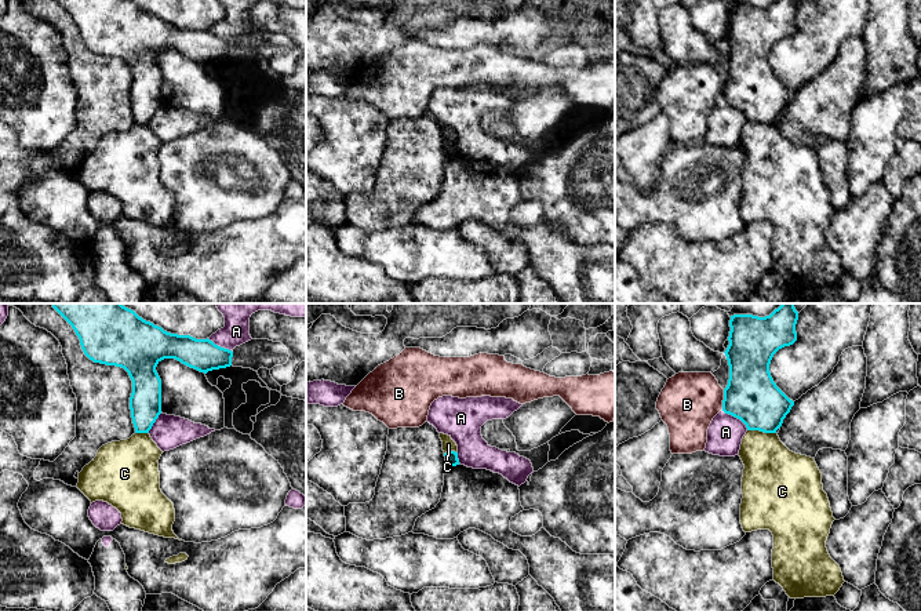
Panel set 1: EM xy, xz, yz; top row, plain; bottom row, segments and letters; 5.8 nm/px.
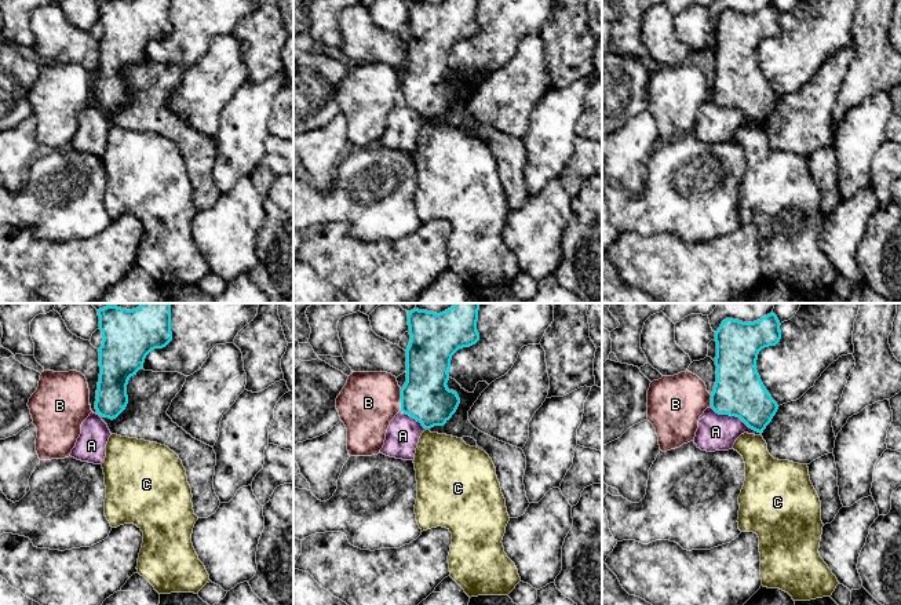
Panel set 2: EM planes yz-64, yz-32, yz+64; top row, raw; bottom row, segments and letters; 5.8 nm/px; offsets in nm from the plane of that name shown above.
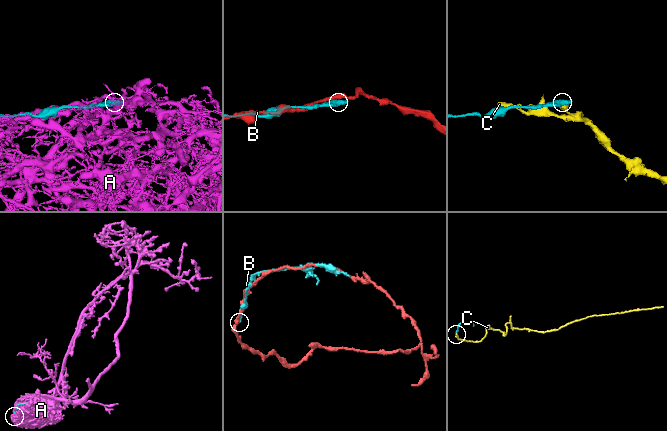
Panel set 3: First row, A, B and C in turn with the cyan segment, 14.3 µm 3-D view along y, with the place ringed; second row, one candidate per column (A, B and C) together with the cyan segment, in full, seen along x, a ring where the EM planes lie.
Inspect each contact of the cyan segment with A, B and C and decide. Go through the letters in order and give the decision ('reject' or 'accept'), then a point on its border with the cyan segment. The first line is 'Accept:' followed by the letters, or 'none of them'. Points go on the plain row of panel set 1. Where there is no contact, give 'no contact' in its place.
Accept: none of them
A: reject; contact yz (736, 108)
B: reject; contact yz (723, 91)
C: reject; contact yz (761, 122)

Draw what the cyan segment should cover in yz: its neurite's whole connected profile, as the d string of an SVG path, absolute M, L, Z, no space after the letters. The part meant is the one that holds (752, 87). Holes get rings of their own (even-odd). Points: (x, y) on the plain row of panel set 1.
M775 0L769 7L733 6L729 11L729 36L724 43L729 57L729 70L724 80L722 102L740 110L747 121L776 124L790 103L794 92L790 91L773 73L769 55L773 46L797 32L796 0Z

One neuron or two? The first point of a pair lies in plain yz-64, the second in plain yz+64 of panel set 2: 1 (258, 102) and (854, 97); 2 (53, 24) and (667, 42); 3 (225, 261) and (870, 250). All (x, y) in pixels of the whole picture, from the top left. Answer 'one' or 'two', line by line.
1: two
2: one
3: two

